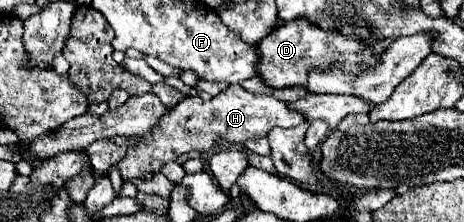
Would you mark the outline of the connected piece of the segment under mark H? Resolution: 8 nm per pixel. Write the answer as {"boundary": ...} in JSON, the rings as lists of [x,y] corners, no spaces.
{"boundary":[[[230,85],[224,93],[204,101],[199,96],[188,95],[182,99],[174,111],[166,113],[162,117],[162,123],[152,129],[152,133],[144,135],[144,145],[142,149],[128,147],[126,157],[116,163],[120,175],[124,181],[134,181],[140,179],[144,173],[158,173],[162,165],[168,161],[176,161],[182,153],[188,151],[208,151],[214,147],[216,137],[242,145],[246,139],[258,139],[266,137],[268,131],[274,127],[294,127],[300,125],[304,119],[300,115],[290,115],[286,111],[286,103],[278,101],[270,95],[254,95],[242,89],[240,85]]]}

